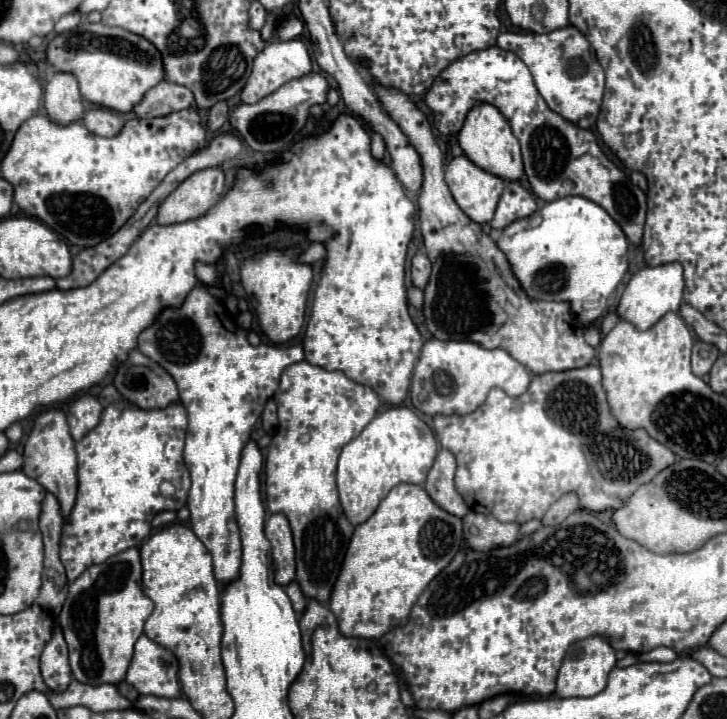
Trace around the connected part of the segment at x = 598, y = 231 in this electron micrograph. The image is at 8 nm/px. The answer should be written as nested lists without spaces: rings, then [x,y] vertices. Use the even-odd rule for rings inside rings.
[[[564,196],[544,204],[534,216],[512,222],[498,238],[530,298],[570,302],[582,324],[592,324],[606,310],[606,300],[628,272],[630,242],[612,216],[582,196]]]

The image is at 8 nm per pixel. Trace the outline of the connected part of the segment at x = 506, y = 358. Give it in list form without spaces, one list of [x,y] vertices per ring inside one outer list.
[[[430,338],[418,364],[414,368],[410,398],[414,408],[430,416],[450,416],[450,414],[470,414],[474,412],[488,396],[492,388],[504,390],[508,396],[520,396],[528,390],[530,374],[528,370],[514,360],[506,350],[486,350],[474,342],[454,342],[454,340],[436,340]]]

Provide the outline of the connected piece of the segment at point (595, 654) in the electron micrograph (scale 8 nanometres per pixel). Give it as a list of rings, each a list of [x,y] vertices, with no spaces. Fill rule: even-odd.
[[[590,636],[580,642],[574,642],[570,650],[564,656],[558,684],[556,684],[556,696],[570,698],[570,696],[596,696],[606,688],[608,672],[616,666],[616,652],[610,646],[610,642],[604,636]]]

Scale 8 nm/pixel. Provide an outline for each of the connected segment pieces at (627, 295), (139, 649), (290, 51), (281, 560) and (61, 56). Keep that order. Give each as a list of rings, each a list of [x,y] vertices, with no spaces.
[[[678,262],[654,266],[654,268],[644,266],[636,274],[632,274],[630,282],[626,284],[620,296],[616,312],[622,320],[630,322],[636,330],[648,330],[666,312],[678,312],[682,304],[682,290],[684,290],[684,276],[682,276],[682,266],[678,266]]]
[[[142,634],[134,646],[134,658],[126,672],[126,682],[132,684],[138,694],[180,698],[182,690],[178,670],[176,656]]]
[[[272,40],[268,42],[268,46],[256,56],[254,60],[254,66],[252,66],[252,74],[240,94],[242,102],[246,104],[254,104],[258,100],[262,100],[264,96],[272,94],[274,90],[278,90],[282,84],[294,80],[294,78],[300,78],[304,74],[308,74],[312,70],[312,60],[310,60],[310,54],[308,54],[308,48],[302,40],[288,40],[288,42],[282,42],[282,40]]]
[[[272,514],[264,526],[264,534],[272,546],[274,578],[280,586],[286,586],[294,580],[294,574],[296,574],[294,542],[292,542],[288,518],[284,514]]]
[[[82,22],[70,32],[56,34],[46,48],[46,62],[56,72],[74,74],[84,100],[114,112],[130,112],[146,90],[164,80],[162,56],[154,44],[128,30],[92,22]]]

